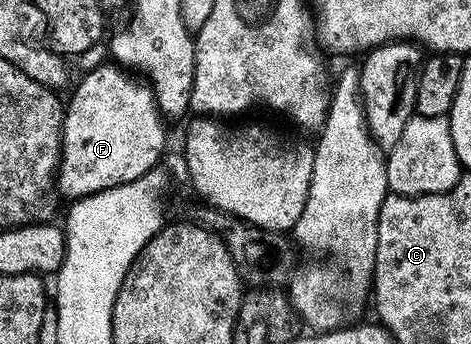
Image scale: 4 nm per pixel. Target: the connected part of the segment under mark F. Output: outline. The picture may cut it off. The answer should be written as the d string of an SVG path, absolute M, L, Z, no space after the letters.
M112 63L88 70L65 105L55 189L68 199L90 197L145 176L166 152L165 125L148 84L132 81Z

